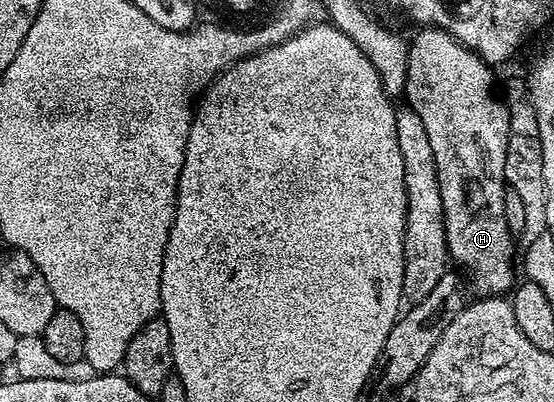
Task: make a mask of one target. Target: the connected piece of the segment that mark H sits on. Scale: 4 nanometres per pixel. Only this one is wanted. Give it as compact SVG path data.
M422 26L417 29L414 41L408 47L408 78L404 100L424 122L428 142L432 142L432 158L436 162L440 194L442 195L442 221L446 227L446 241L451 261L464 273L469 287L478 291L479 297L502 296L515 287L514 246L515 237L504 222L505 154L509 144L510 124L506 101L494 89L494 72L471 48L465 48L439 28Z

